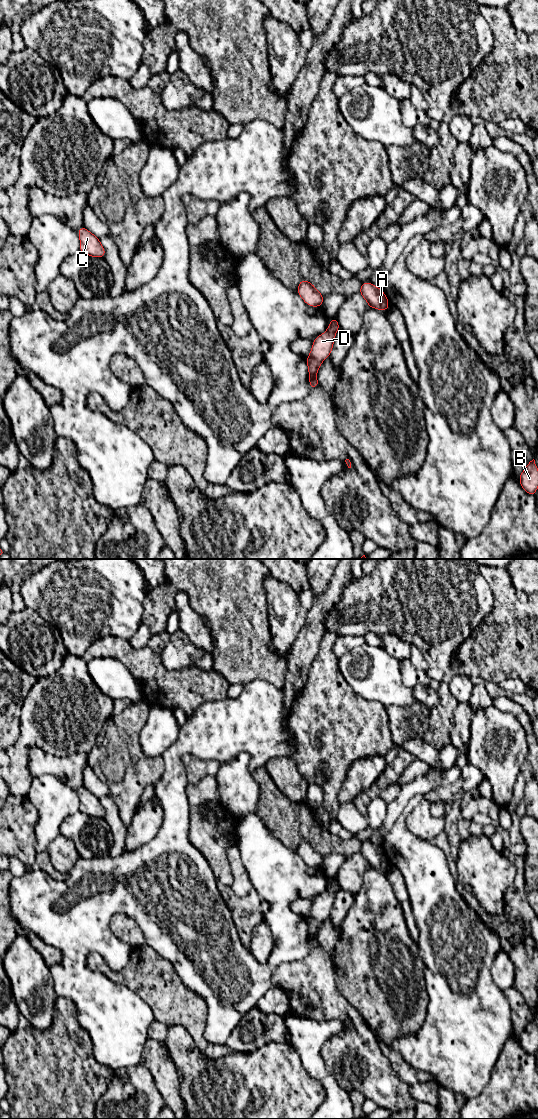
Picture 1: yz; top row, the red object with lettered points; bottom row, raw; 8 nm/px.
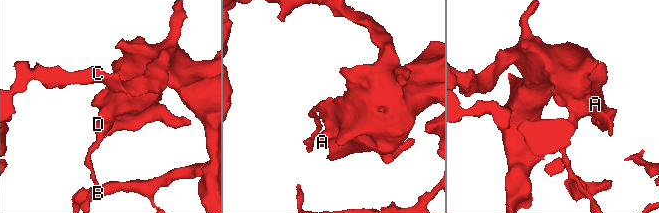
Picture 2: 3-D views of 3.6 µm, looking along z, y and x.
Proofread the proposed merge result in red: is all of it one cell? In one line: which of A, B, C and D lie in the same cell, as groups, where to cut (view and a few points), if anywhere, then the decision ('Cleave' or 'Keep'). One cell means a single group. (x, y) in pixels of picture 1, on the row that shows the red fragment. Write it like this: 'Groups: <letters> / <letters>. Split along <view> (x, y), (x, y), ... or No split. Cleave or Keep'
Groups: A C D / B. Split along yz (315, 376), (310, 378). Cleave

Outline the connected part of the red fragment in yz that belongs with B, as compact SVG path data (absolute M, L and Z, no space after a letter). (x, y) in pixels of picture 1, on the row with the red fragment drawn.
M533 459L530 461L519 476L522 489L528 494L535 496L538 488L538 467Z

